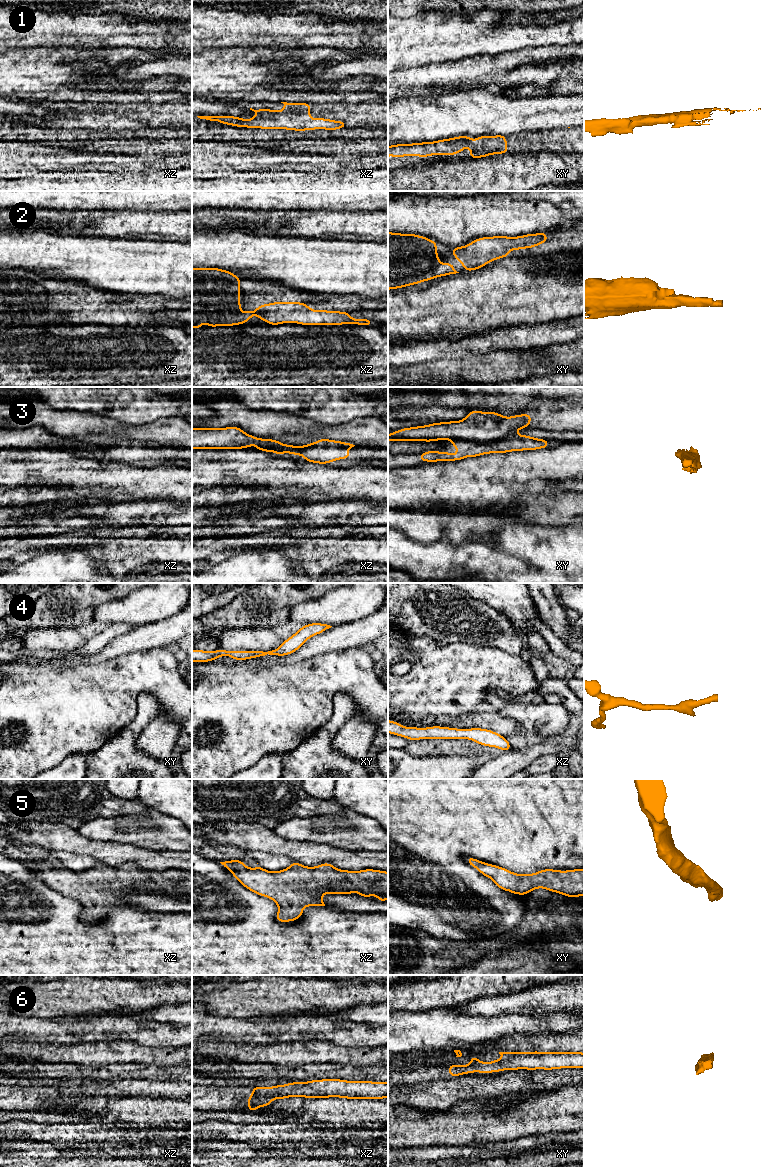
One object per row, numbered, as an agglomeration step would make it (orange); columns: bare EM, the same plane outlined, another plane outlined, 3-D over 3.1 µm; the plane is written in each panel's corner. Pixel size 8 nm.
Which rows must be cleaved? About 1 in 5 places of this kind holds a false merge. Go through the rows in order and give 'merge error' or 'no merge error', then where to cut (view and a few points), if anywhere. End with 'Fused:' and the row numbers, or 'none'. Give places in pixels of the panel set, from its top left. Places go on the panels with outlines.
1: no merge error | no cut
2: no merge error | no cut
3: merge error | xy (513, 432), (498, 440), (491, 441), (452, 440)
4: no merge error | no cut
5: no merge error | no cut
6: no merge error | no cut
Fused: 3

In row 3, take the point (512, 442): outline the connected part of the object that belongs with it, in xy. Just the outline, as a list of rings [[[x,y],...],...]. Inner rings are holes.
[[[510,433],[499,441],[477,442],[452,440],[452,445],[455,449],[459,450],[454,455],[451,455],[449,450],[445,453],[433,450],[420,454],[418,460],[431,463],[437,461],[458,461],[466,457],[477,457],[490,453],[507,453],[548,448],[549,442],[547,439],[538,439],[526,435]]]

